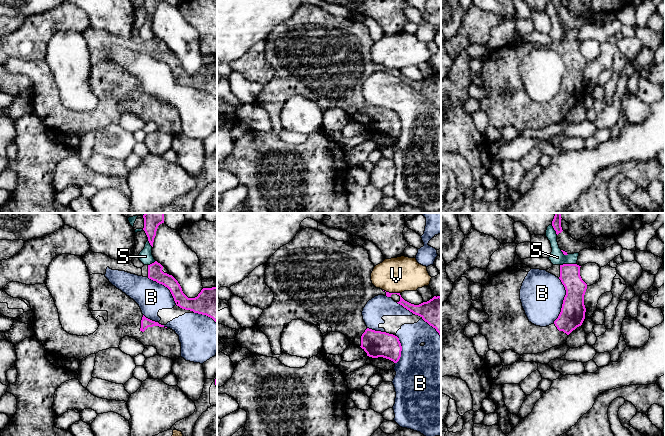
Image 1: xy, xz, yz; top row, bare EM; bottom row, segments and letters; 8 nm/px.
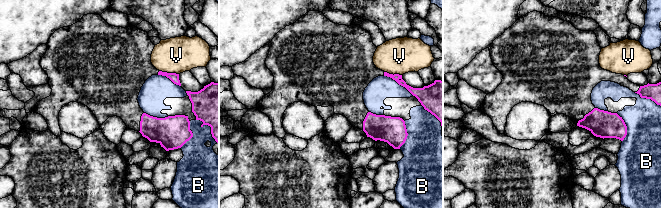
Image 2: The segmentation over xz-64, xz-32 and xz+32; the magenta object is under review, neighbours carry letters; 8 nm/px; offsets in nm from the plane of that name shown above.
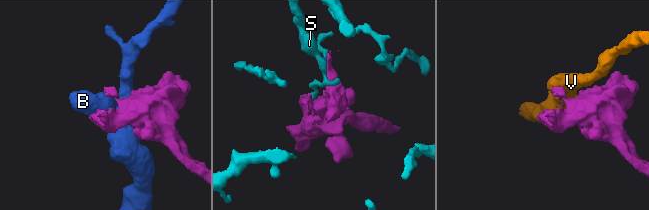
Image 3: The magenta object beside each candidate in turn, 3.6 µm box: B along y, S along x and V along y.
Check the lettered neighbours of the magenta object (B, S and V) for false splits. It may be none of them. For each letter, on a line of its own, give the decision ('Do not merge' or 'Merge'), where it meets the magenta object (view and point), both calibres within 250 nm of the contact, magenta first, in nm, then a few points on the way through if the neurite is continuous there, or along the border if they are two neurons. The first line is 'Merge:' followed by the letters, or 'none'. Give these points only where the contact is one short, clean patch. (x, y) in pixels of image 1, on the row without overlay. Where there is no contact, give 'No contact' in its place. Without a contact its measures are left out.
Merge: none
B: Do not merge. Touches magenta at yz (563, 76). Thickness 200 nm (magenta) against 360 nm
S: Do not merge. Touches magenta at yz (567, 40). Thickness 170 nm (magenta) against 120 nm
V: Do not merge. Touches magenta at xz (391, 69). Thickness 80 nm (magenta) against 280 nm. Boundary: xz (383, 65), (399, 69)

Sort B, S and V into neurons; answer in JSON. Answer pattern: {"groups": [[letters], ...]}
{"groups": [["B"], ["S"], ["V"]]}

